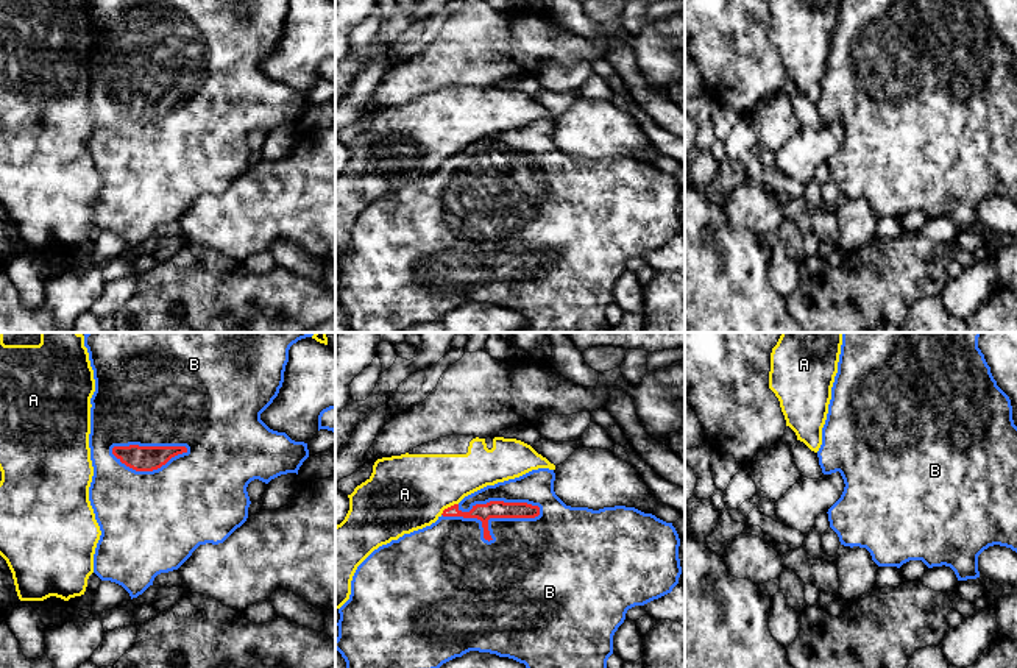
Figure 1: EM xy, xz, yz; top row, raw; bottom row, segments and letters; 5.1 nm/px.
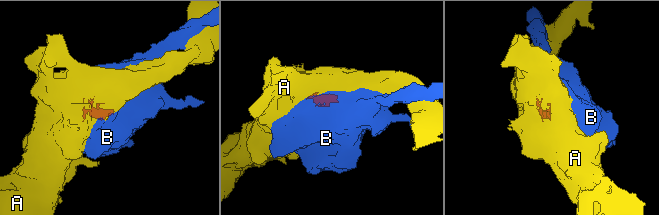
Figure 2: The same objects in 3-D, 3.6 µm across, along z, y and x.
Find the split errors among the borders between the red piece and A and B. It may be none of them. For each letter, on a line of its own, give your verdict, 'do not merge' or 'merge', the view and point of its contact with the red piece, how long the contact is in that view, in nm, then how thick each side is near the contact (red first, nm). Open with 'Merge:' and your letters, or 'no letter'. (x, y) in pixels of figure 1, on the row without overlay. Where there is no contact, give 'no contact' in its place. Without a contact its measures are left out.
Merge: B
A: do not merge; meets red in xz at (448, 158); contact 110 nm long; 100 nm thick on the red side, 400 nm on the other
B: merge; meets red in xz at (489, 183); contact 500 nm long; 100 nm thick on the red side, 440 nm on the other

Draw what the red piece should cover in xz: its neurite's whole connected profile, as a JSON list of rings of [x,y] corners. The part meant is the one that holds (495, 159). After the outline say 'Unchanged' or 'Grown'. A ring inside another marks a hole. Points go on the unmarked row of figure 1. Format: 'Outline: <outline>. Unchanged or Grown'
Outline: [[[549,119],[532,120],[519,128],[487,136],[459,155],[443,161],[435,173],[404,184],[398,190],[374,200],[356,220],[349,250],[338,259],[340,270],[335,300],[346,312],[353,332],[402,332],[420,322],[438,320],[443,314],[470,301],[490,303],[524,314],[527,323],[519,332],[602,332],[608,328],[607,311],[613,304],[613,286],[624,273],[625,264],[635,256],[644,256],[672,242],[682,225],[680,189],[672,176],[652,164],[635,158],[615,156],[593,161],[566,156],[554,142],[555,123]]]. Grown

